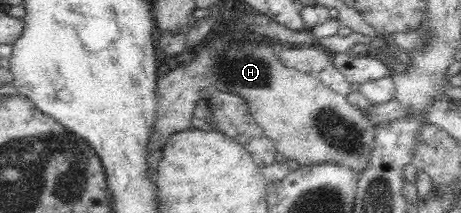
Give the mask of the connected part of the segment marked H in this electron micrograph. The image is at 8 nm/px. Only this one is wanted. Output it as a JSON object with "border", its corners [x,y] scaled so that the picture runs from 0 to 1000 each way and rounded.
{"border":[[[475,117],[471,136],[475,141],[456,146],[451,174],[438,202],[430,202],[430,221],[416,239],[421,268],[408,296],[395,296],[341,371],[336,573],[321,671],[321,714],[351,700],[367,634],[414,596],[421,502],[436,460],[430,446],[436,423],[482,423],[521,441],[534,469],[538,516],[564,610],[590,657],[603,718],[623,746],[638,746],[649,775],[729,765],[738,784],[766,793],[777,826],[790,812],[813,700],[816,610],[813,592],[785,540],[783,512],[759,488],[742,441],[707,408],[688,347],[659,343],[614,305],[597,254],[620,221],[612,197],[568,174],[562,188],[547,169],[523,174],[516,155],[501,155],[501,136],[488,146],[484,117]]]}

